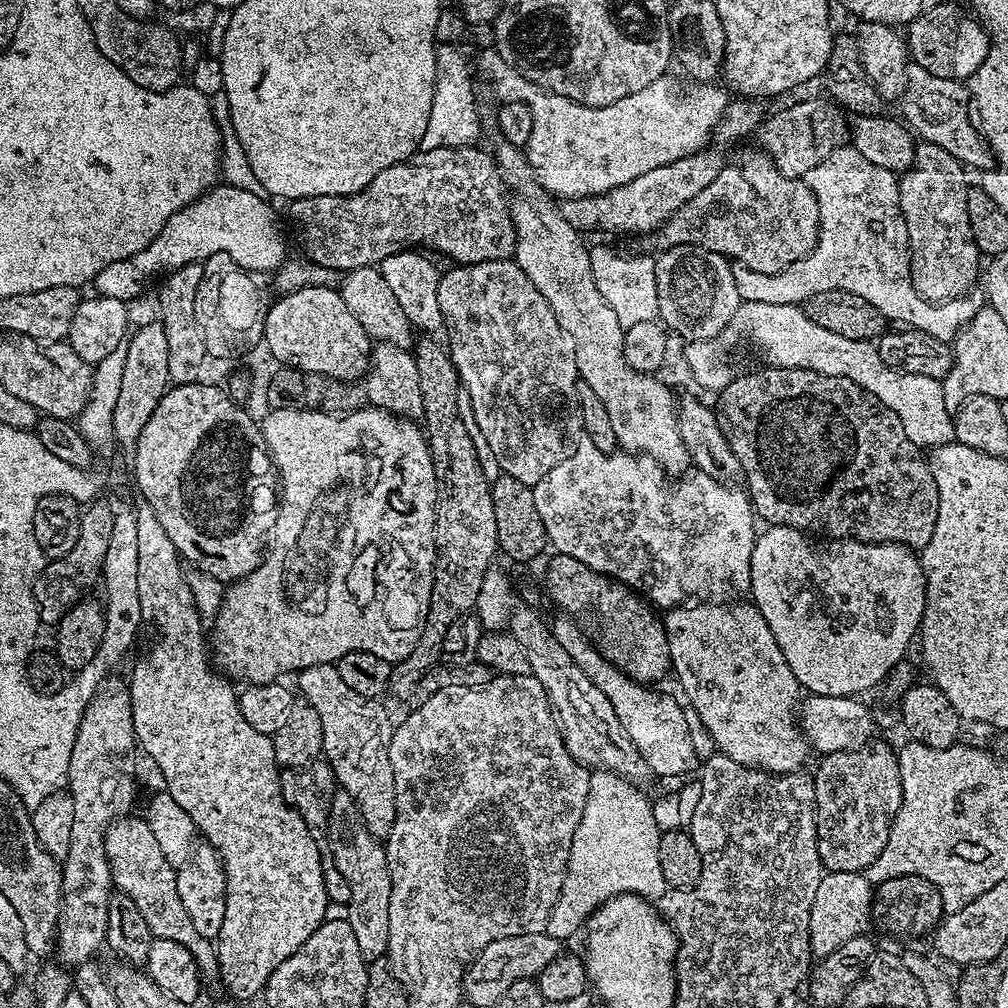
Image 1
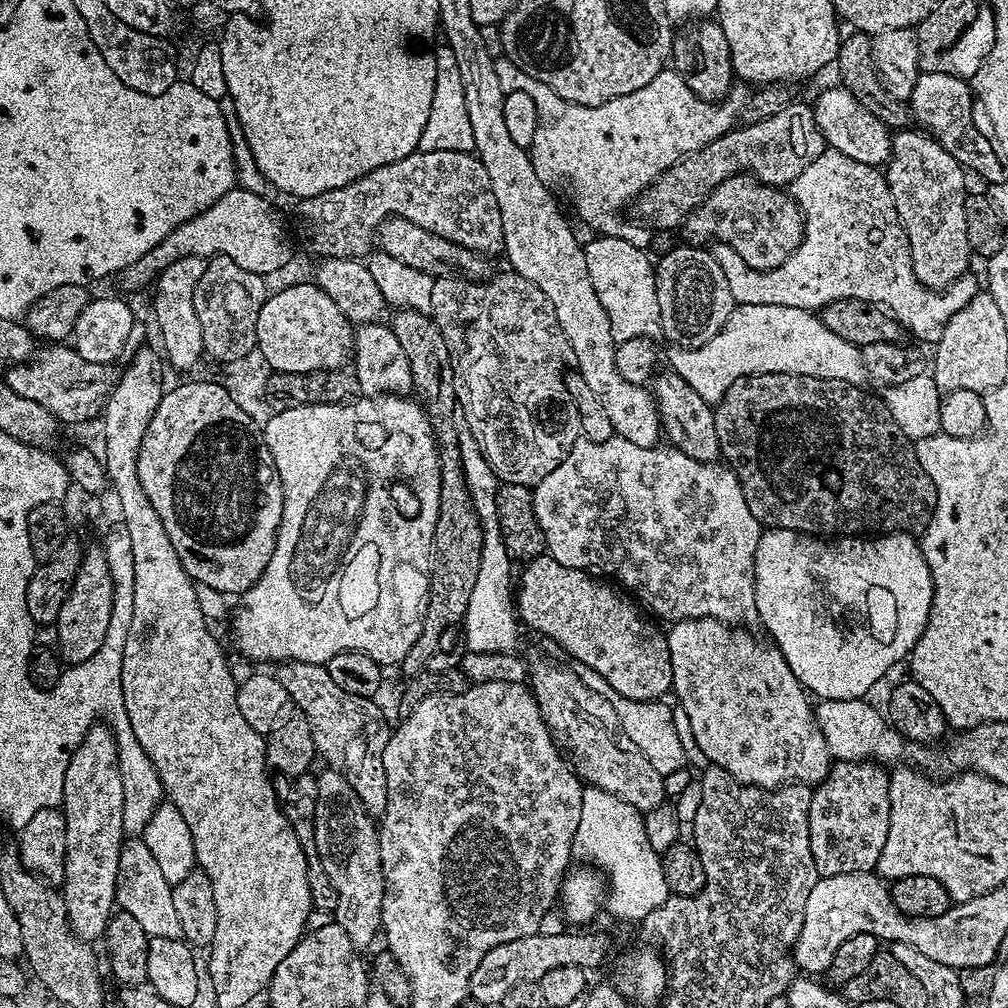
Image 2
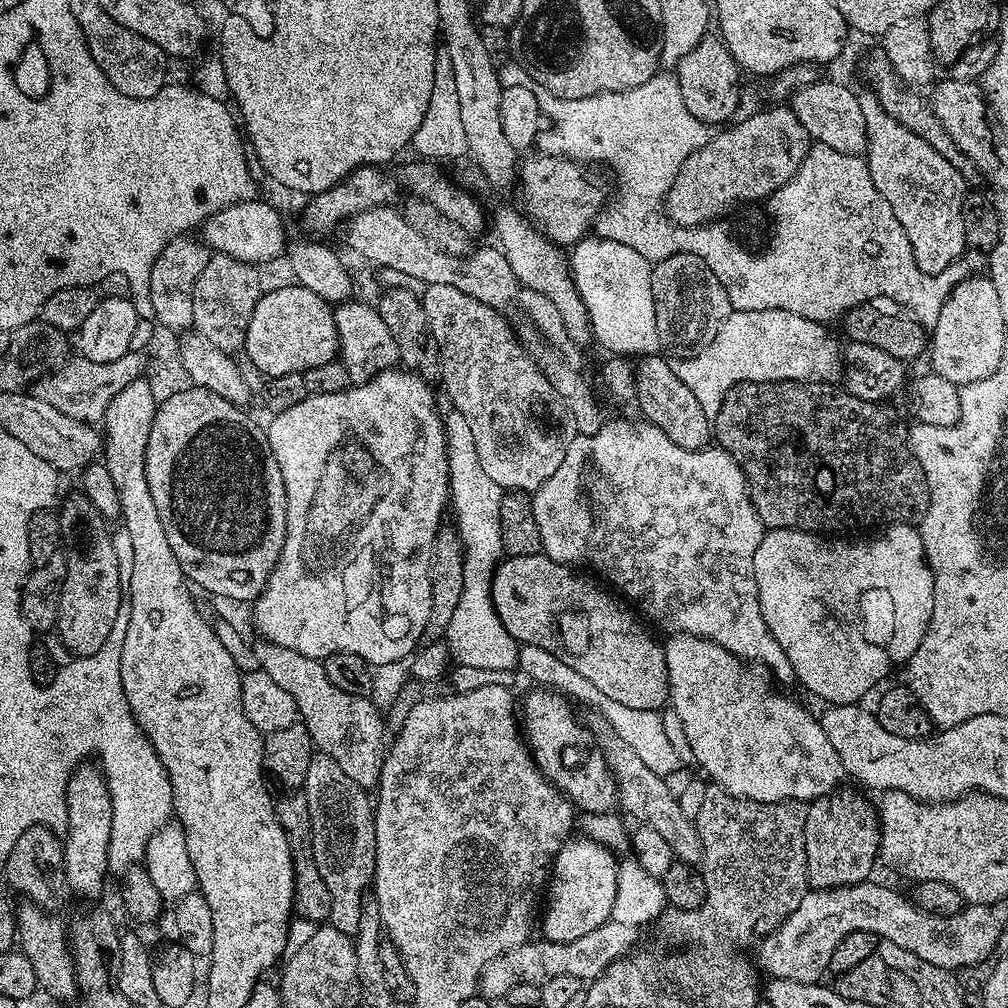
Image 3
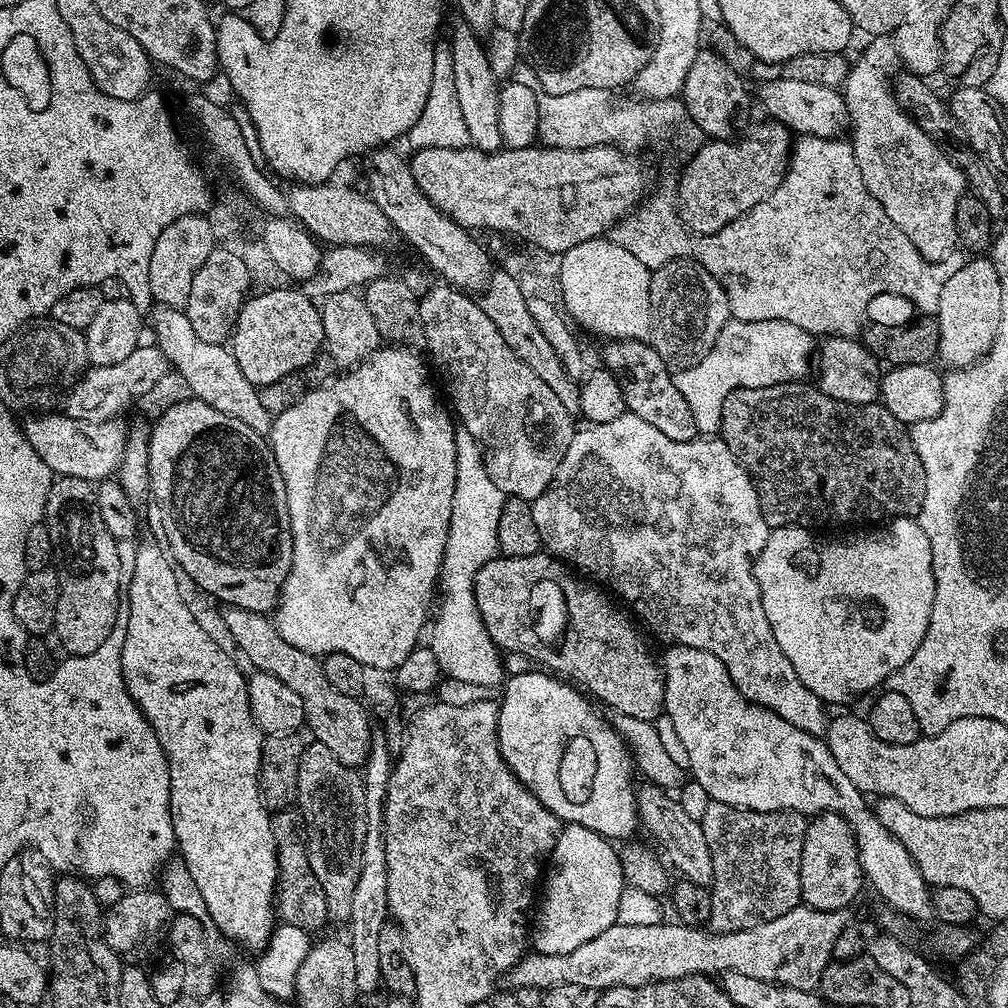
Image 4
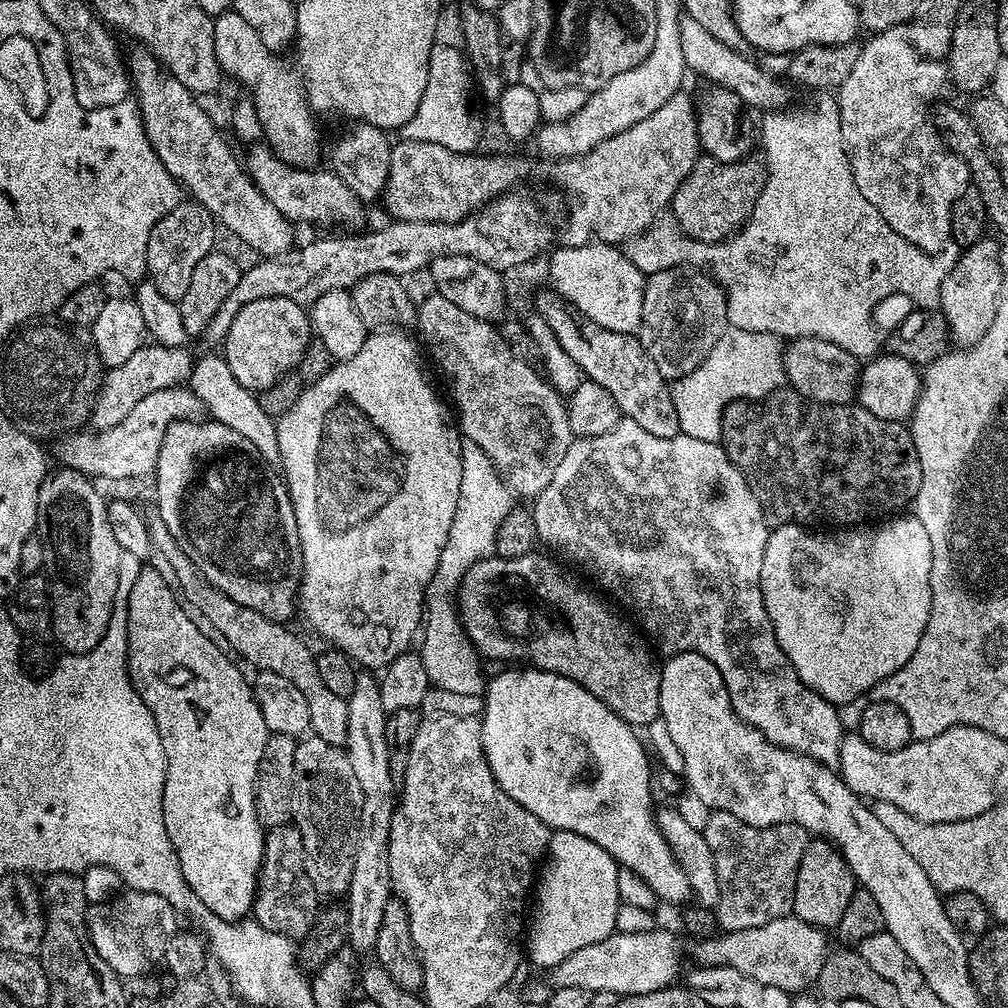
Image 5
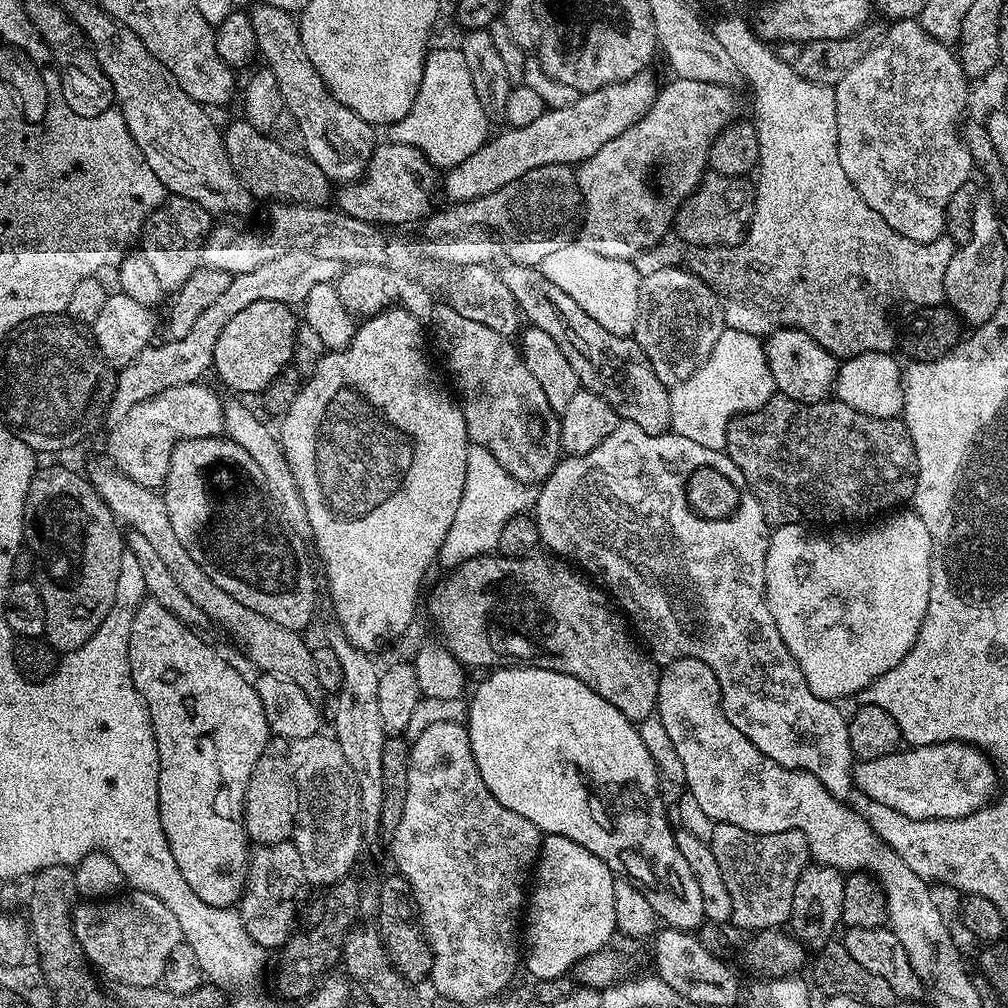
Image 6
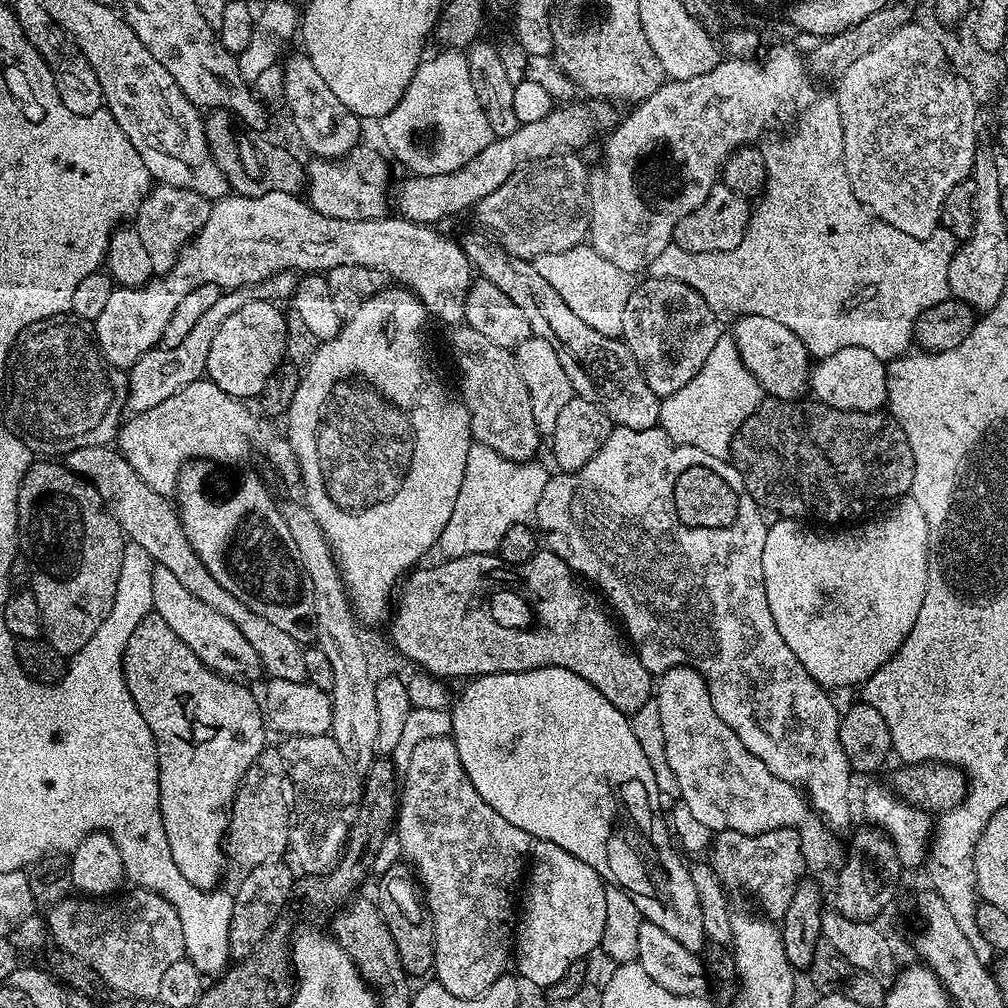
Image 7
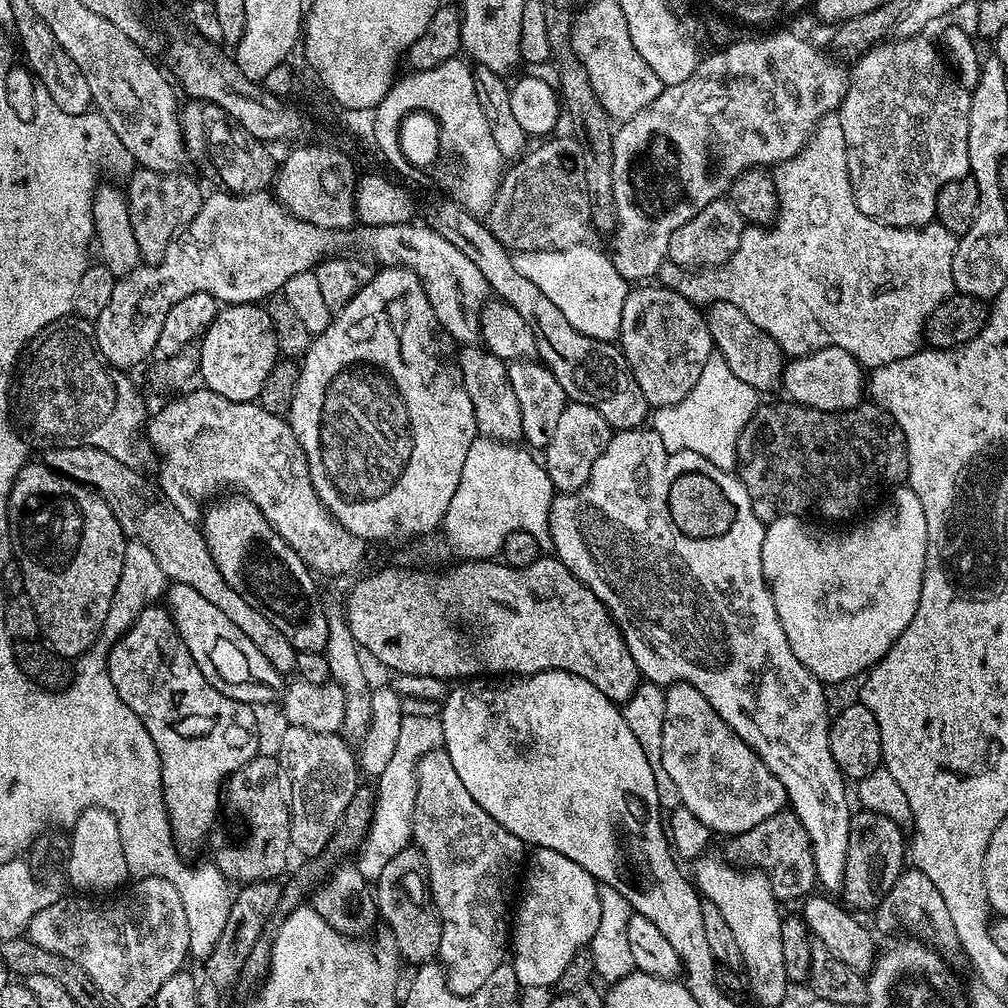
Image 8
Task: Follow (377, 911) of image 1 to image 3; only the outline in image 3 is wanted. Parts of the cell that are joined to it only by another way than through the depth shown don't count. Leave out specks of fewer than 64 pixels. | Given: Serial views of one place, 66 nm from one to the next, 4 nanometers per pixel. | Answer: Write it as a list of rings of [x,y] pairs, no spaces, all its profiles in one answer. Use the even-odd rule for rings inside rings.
[[[322,751],[313,755],[306,770],[302,795],[310,806],[314,862],[318,866],[318,874],[322,874],[322,882],[326,882],[326,890],[330,890],[328,920],[331,927],[355,937],[366,903],[364,891],[367,888],[369,891],[376,875],[376,818],[373,801],[365,788],[353,782],[342,771],[342,766],[338,766],[334,758]]]

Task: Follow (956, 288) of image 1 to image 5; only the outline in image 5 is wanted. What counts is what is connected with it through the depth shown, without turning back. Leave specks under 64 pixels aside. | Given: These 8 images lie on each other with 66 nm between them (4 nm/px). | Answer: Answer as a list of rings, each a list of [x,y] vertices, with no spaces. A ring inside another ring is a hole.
[[[888,28],[884,32],[869,35],[867,38],[869,40],[863,41],[858,54],[858,62],[854,62],[854,70],[850,70],[850,78],[846,78],[846,82],[842,82],[842,86],[838,89],[842,142],[844,143],[845,152],[848,153],[850,170],[854,174],[854,182],[858,182],[858,190],[862,190],[862,194],[866,197],[866,202],[870,202],[870,206],[874,206],[874,210],[878,210],[878,214],[882,214],[882,218],[886,218],[888,225],[898,234],[902,234],[902,238],[906,238],[906,242],[918,246],[923,252],[943,253],[947,249],[944,247],[949,247],[952,239],[950,210],[954,206],[956,199],[970,187],[966,162],[957,152],[951,152],[948,149],[948,143],[940,137],[940,132],[935,126],[933,117],[930,115],[930,108],[927,108],[928,100],[932,100],[931,102],[939,101],[943,97],[940,95],[947,88],[950,88],[948,65],[944,60],[928,60],[925,56],[920,56],[916,47],[913,46],[911,40],[900,28]]]

